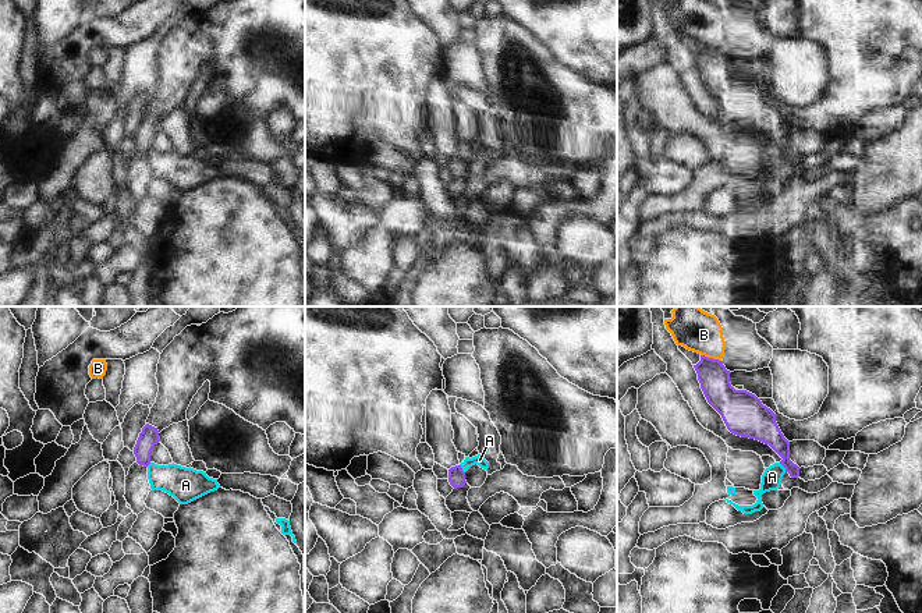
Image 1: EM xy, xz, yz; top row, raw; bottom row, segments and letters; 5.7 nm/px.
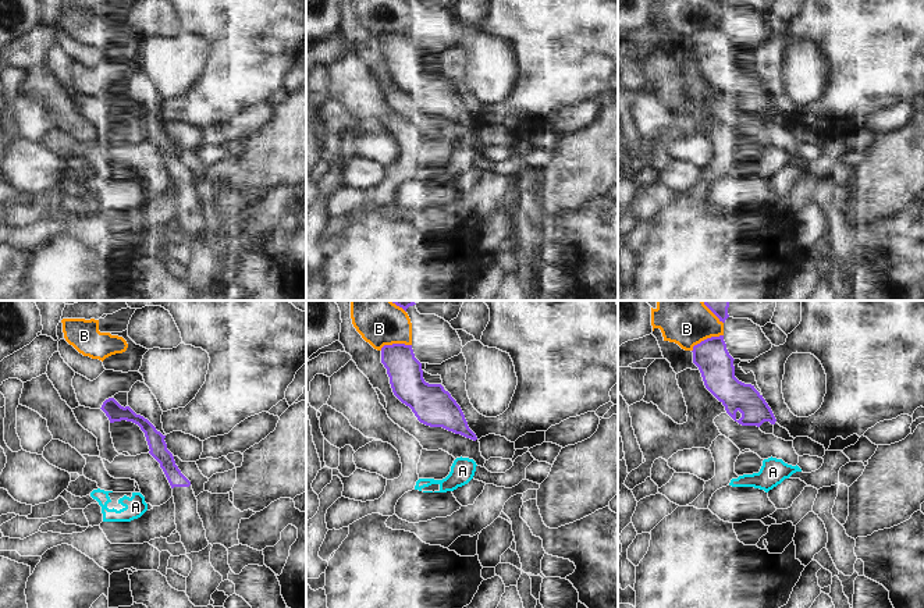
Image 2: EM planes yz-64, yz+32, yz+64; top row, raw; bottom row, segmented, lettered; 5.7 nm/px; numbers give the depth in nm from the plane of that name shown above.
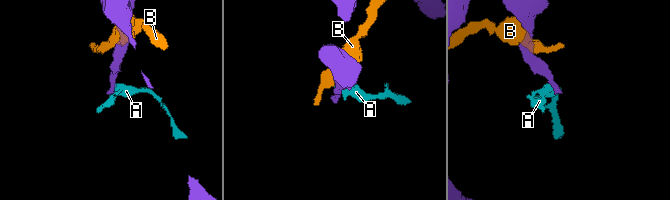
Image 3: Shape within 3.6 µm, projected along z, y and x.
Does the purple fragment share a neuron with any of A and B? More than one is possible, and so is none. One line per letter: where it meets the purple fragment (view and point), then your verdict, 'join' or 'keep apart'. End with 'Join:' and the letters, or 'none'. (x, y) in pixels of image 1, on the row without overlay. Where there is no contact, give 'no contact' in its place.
A: yz (783, 153) | keep apart
B: yz (710, 46) | keep apart
Join: none

